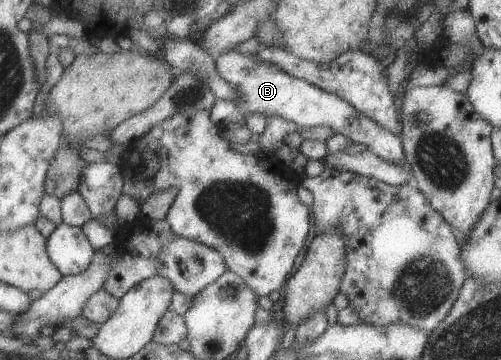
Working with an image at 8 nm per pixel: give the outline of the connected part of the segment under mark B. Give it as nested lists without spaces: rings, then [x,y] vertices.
[[[231,50],[230,52],[219,55],[216,58],[216,65],[219,73],[238,89],[240,99],[235,105],[243,116],[251,112],[261,112],[269,116],[283,116],[290,122],[296,123],[298,126],[303,126],[304,128],[325,125],[332,128],[334,133],[341,133],[347,136],[355,144],[363,143],[367,149],[374,151],[378,156],[384,157],[387,161],[405,164],[410,169],[410,165],[406,159],[406,153],[404,152],[402,138],[394,131],[383,127],[378,121],[361,113],[349,100],[343,99],[343,97],[338,96],[336,93],[321,89],[311,82],[291,77],[290,74],[285,73],[278,66],[263,64],[262,62],[258,62],[253,56],[241,54],[237,50]]]

